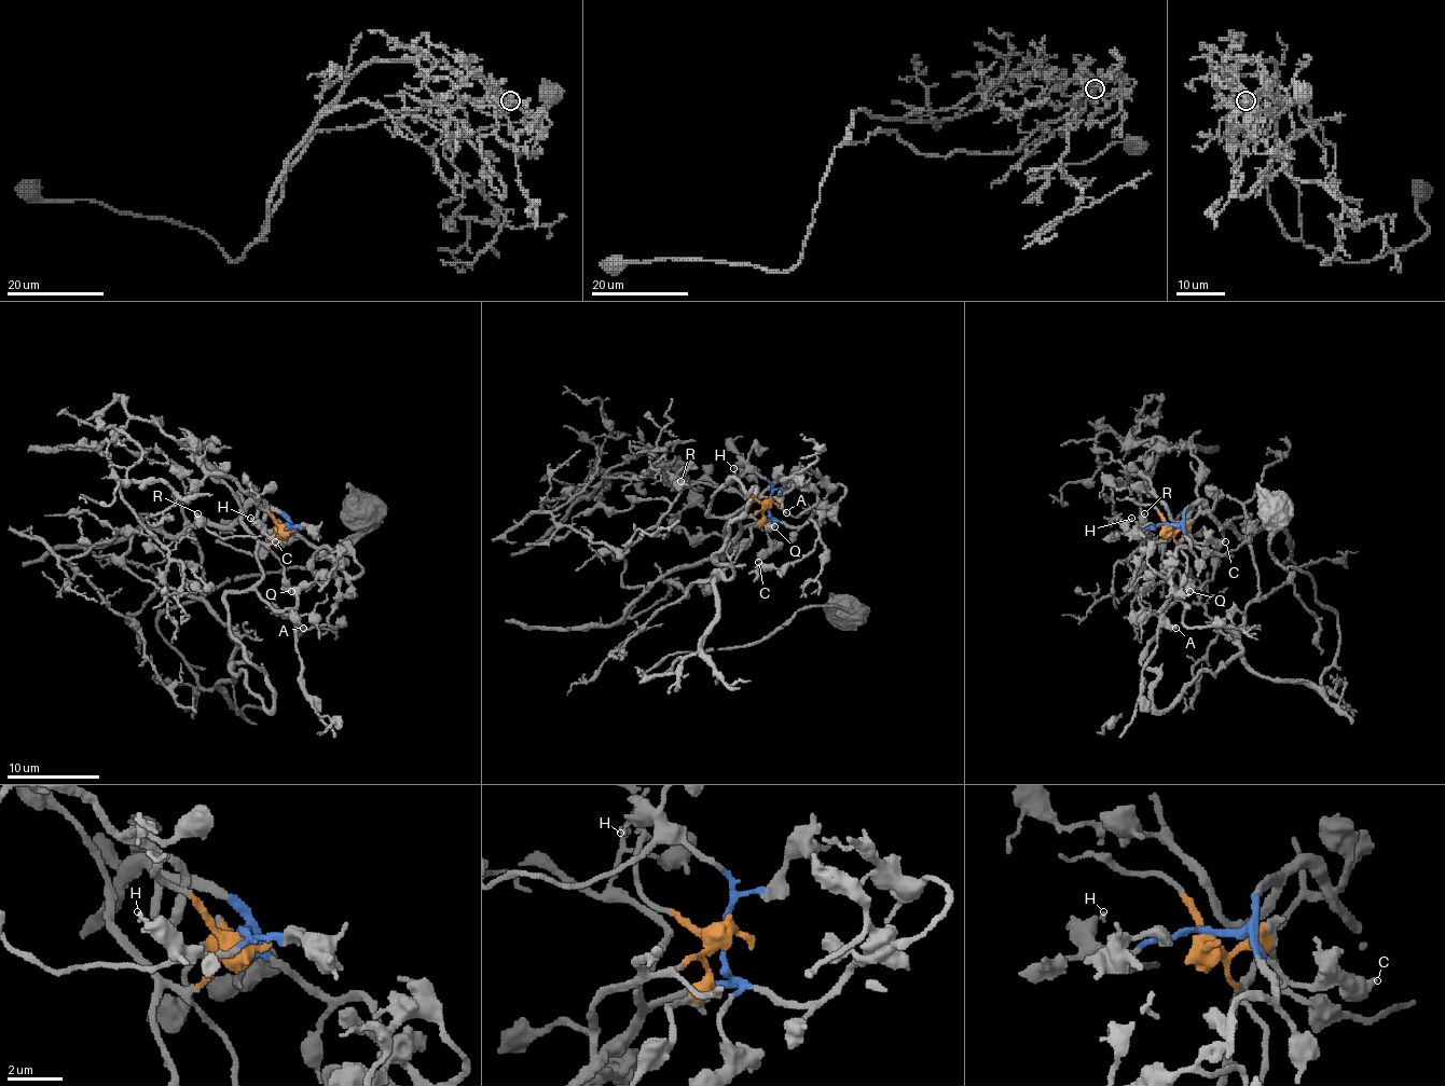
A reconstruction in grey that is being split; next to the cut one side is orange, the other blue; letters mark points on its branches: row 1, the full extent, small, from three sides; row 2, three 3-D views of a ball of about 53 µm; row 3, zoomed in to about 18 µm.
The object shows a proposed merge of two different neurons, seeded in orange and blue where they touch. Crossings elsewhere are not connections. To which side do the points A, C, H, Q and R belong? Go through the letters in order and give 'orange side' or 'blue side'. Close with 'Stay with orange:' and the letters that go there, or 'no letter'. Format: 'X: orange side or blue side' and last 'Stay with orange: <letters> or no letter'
A: orange side
C: blue side
H: blue side
Q: orange side
R: blue side
Stay with orange: A, Q

